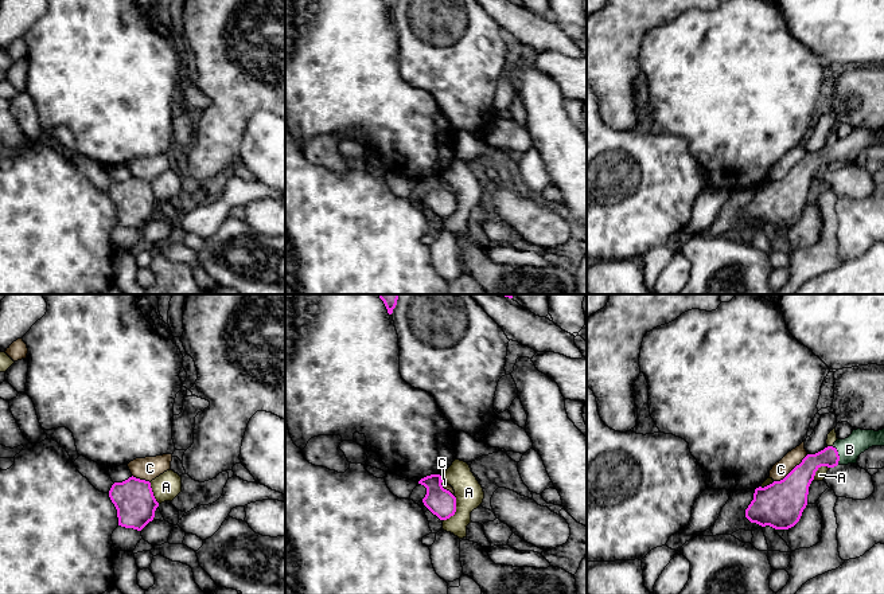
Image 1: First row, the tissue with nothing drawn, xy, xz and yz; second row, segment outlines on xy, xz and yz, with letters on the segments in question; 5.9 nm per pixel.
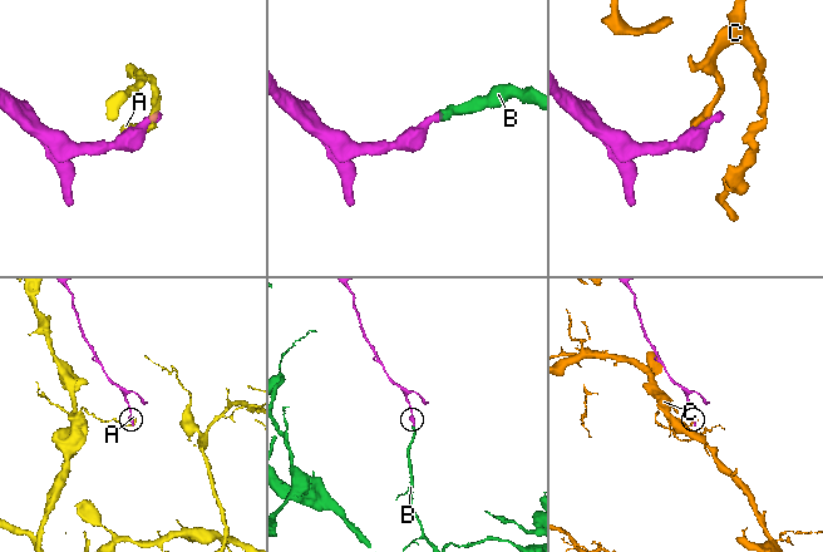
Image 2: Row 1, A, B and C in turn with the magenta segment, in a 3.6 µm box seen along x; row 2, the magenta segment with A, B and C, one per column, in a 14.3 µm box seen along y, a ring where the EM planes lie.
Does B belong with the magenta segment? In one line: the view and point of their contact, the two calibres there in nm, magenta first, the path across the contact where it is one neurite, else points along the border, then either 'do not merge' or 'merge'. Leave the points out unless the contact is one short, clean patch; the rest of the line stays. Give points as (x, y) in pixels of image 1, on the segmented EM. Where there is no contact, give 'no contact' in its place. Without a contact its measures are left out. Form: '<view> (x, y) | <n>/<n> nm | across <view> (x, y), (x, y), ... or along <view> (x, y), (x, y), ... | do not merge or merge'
yz (837, 454) | 140/140 nm | across yz (802, 475), (817, 460), (837, 454), (849, 449) | merge

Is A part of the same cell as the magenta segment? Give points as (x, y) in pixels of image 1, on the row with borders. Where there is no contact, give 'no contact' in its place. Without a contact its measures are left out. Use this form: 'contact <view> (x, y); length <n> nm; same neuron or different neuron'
contact xz (455, 510); length 170 nm; different neuron

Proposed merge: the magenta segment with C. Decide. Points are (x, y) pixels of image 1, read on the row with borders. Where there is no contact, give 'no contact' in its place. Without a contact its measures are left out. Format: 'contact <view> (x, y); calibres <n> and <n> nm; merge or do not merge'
contact yz (791, 471); calibres 280 and 100 nm; do not merge

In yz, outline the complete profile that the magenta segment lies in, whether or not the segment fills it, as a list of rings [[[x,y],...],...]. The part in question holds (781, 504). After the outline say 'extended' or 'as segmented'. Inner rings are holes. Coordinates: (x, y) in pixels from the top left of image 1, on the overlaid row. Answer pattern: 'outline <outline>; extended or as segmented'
outline [[[884,429],[853,430],[845,439],[837,439],[815,454],[807,454],[783,480],[756,488],[745,517],[762,527],[775,529],[794,527],[807,505],[809,486],[821,466],[857,464],[861,453],[872,446],[884,446]]]; extended

